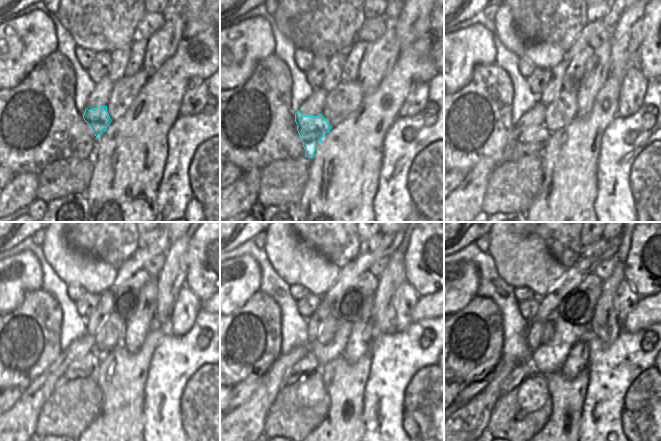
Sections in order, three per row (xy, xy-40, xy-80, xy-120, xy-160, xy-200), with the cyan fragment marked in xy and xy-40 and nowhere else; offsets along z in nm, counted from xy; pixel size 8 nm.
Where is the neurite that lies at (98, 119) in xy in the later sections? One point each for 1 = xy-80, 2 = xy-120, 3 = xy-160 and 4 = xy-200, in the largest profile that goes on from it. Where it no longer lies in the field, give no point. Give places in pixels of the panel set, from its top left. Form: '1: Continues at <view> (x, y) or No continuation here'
1: Continues at xy-80 (532, 141)
2: Continues at xy-120 (87, 366)
3: Continues at xy-160 (308, 365)
4: Continues at xy-200 (522, 371).

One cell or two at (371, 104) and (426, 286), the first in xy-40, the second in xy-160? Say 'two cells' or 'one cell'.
two cells

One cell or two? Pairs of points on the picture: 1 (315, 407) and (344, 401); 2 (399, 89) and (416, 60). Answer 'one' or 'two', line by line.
1: two
2: one

